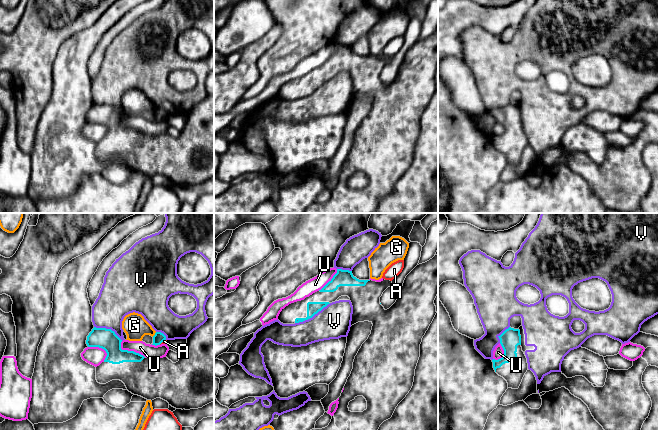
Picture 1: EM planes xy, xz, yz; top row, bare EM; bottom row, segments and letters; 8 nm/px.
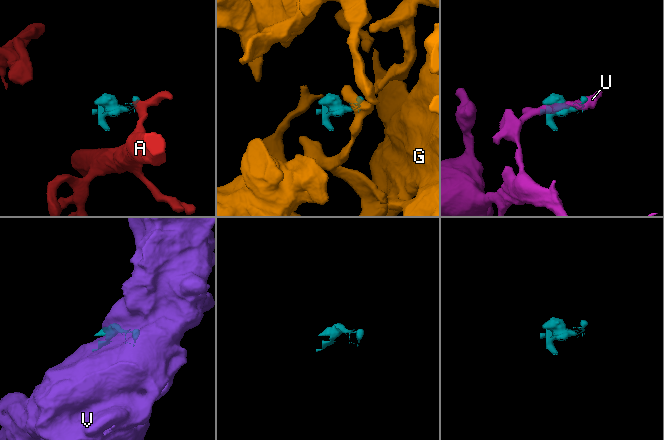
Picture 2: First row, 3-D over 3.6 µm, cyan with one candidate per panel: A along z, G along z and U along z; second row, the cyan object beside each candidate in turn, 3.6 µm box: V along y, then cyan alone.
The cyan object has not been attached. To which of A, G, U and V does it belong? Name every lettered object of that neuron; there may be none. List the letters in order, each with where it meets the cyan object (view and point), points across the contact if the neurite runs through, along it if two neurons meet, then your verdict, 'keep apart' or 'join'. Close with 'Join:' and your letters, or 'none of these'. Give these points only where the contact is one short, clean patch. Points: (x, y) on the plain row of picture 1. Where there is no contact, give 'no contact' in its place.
A: contact xy (162, 117); border xy (165, 115), (159, 120); keep apart
G: contact xy (155, 110); keep apart
U: contact xy (130, 127); keep apart
V: contact xz (312, 92); keep apart
Join: none of these

